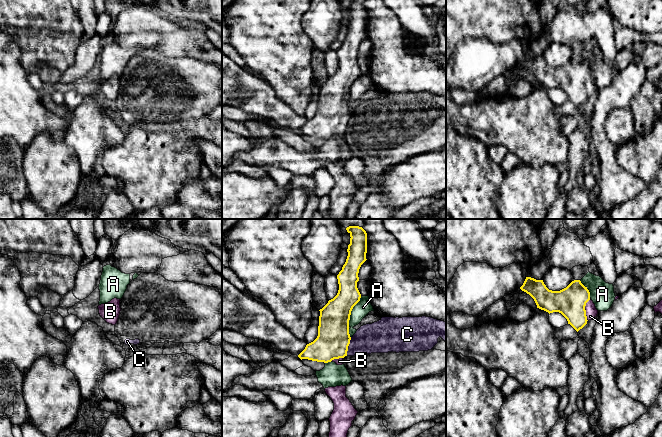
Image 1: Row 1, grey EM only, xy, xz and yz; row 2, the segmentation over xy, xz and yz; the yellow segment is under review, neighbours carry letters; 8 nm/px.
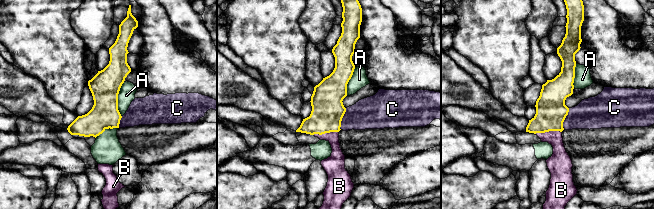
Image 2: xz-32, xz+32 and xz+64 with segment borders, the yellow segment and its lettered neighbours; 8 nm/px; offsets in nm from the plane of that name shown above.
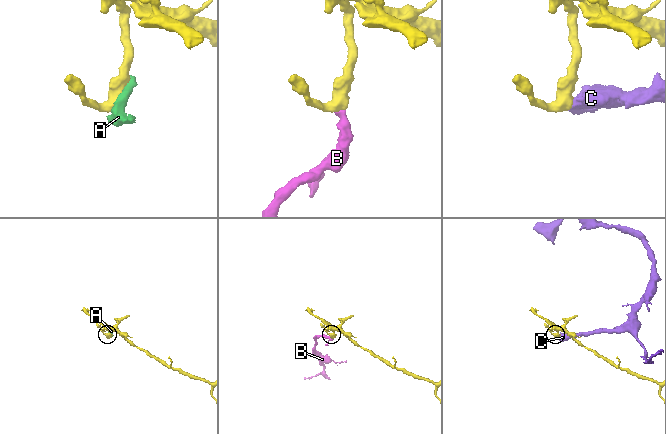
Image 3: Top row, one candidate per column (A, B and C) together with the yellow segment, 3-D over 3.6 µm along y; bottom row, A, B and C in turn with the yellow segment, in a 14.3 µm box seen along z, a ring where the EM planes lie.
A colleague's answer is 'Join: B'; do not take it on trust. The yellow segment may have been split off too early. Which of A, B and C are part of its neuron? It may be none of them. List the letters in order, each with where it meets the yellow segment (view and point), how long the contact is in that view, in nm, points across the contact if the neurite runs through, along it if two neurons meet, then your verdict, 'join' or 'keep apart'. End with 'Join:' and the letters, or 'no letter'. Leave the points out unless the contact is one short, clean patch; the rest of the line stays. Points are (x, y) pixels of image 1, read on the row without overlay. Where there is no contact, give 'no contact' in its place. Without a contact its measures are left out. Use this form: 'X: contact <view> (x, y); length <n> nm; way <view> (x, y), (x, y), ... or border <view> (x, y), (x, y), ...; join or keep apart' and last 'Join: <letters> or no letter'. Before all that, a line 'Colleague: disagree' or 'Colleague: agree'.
Colleague: agree
A: contact xz (351, 86); length 260 nm; keep apart
B: contact yz (585, 86); length 180 nm; way yz (571, 77), (579, 85), (585, 86), (591, 87); join
C: contact xz (348, 121); length 160 nm; border xz (351, 113), (346, 131); keep apart
Join: B

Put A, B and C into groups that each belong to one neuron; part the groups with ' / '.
A / B / C

